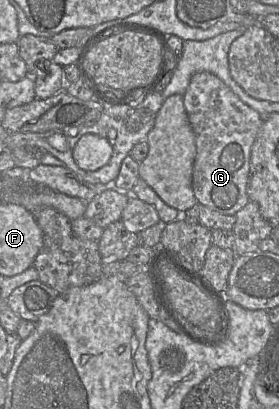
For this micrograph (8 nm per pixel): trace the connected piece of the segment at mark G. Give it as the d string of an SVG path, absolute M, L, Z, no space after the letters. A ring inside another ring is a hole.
M195 73L183 94L183 103L195 135L192 189L198 203L224 215L235 215L250 200L247 184L251 147L263 124L258 112L245 104L217 76Z

